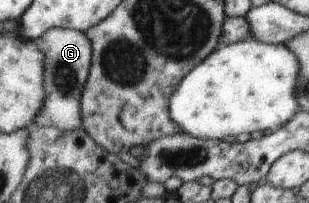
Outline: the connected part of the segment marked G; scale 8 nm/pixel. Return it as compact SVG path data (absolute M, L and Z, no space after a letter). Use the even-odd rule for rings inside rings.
M55 27L33 42L41 48L41 52L45 52L44 56L49 56L49 100L45 100L44 110L30 129L55 126L61 130L75 130L83 127L84 115L79 98L91 68L93 48L89 38L77 29Z

